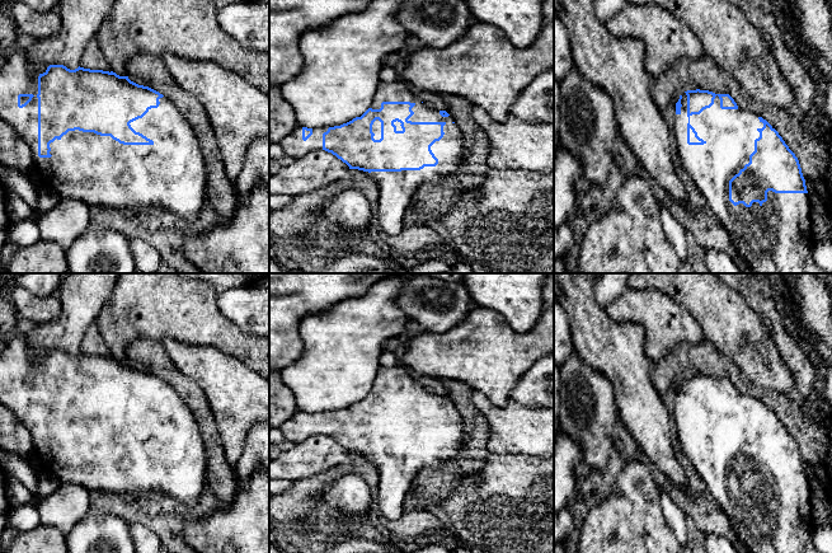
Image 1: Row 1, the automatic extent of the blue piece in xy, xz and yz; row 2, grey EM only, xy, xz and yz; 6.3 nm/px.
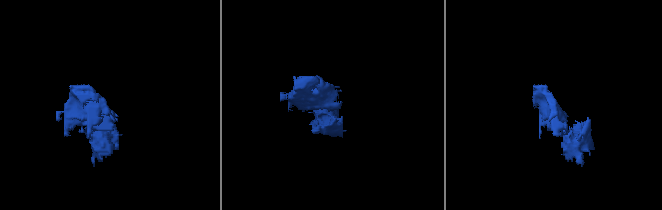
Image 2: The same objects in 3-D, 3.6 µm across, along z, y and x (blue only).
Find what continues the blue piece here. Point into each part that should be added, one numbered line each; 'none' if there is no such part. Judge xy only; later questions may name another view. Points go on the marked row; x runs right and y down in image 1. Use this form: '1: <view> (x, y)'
1: xy (98, 170)

